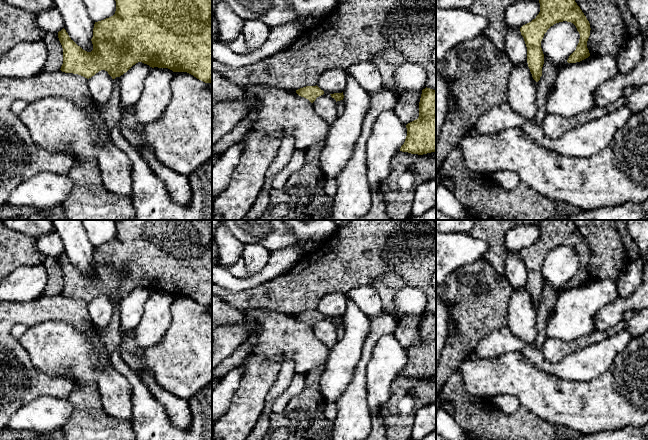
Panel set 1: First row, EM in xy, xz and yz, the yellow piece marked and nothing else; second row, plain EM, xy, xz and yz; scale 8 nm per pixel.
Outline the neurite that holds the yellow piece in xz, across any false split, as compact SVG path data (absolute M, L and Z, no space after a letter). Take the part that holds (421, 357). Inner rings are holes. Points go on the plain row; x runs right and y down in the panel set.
M422 314L419 341L406 349L407 360L400 375L423 379L436 376L436 314Z

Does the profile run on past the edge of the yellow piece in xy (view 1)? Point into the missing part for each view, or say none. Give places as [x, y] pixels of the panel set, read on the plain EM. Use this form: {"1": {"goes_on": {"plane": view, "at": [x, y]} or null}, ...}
{"1": {"goes_on": null}}

